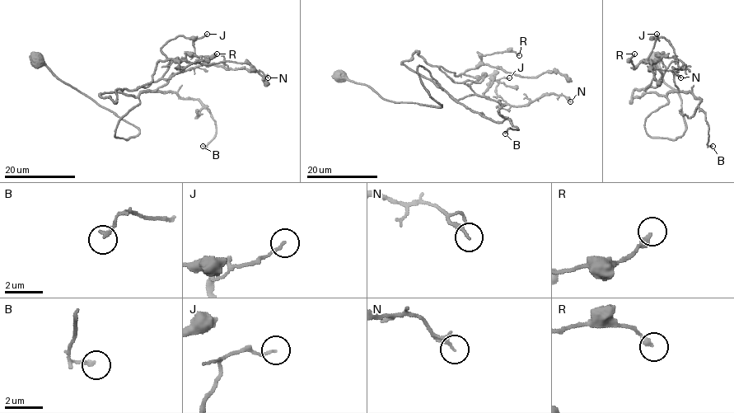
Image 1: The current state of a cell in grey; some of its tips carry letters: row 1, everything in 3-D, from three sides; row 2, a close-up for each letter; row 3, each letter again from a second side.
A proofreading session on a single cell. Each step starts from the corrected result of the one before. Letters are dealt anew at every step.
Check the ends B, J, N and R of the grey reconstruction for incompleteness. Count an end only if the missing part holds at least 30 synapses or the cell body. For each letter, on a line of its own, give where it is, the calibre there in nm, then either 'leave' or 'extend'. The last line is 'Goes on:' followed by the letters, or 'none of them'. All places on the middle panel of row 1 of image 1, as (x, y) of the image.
B: at (505, 133); 180 nm thick; leave
J: at (509, 77); 120 nm thick; leave
N: at (570, 101); 200 nm thick; leave
R: at (519, 55); 280 nm thick; leave
Goes on: none of them

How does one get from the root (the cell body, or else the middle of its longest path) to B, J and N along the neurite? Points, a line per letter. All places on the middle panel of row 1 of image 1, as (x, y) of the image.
B: (339, 76), (389, 100), (440, 106), (421, 80), (421, 65), (460, 103), (518, 129), (505, 133)
J: (339, 76), (389, 100), (436, 106), (419, 65), (456, 100), (476, 94), (505, 104), (496, 86), (509, 77)
N: (339, 76), (395, 102), (441, 105), (419, 65), (456, 100), (476, 94), (527, 105), (554, 93), (570, 101)

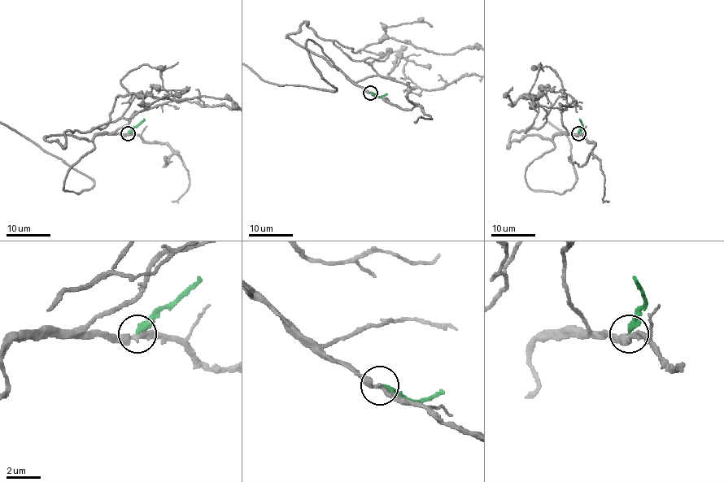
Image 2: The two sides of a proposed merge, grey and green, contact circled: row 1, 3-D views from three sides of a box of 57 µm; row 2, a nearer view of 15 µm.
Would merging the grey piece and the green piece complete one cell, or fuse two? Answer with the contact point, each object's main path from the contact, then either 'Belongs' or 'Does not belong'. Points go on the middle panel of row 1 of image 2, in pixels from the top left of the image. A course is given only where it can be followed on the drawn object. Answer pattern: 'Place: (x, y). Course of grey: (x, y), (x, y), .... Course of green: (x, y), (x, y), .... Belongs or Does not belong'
Place: (370, 93). Course of grey: (371, 93), (354, 84), (308, 39), (311, 62), (334, 90), (268, 83). Course of green: (371, 93), (378, 96), (386, 93). Does not belong

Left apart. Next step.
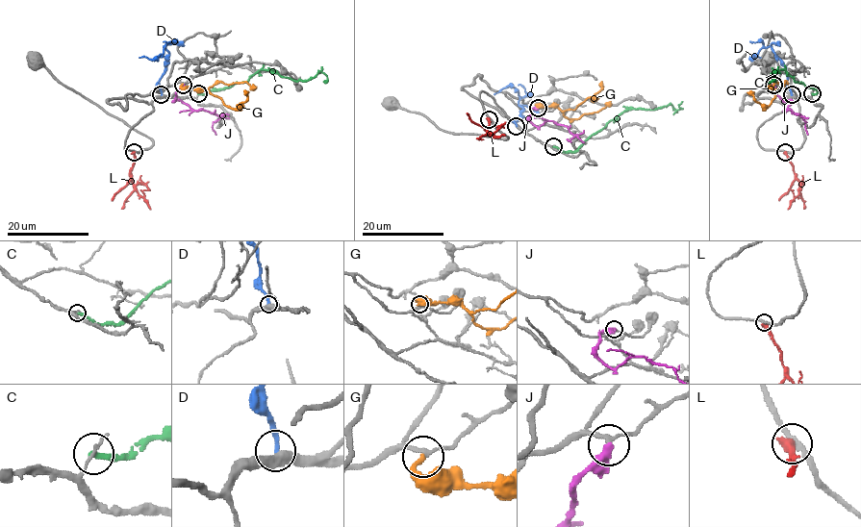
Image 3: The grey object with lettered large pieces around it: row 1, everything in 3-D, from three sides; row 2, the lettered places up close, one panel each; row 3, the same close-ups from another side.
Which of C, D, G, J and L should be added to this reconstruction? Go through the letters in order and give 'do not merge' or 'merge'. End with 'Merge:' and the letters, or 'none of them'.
C: do not merge
D: do not merge
G: merge
J: do not merge
L: do not merge
Merge: G

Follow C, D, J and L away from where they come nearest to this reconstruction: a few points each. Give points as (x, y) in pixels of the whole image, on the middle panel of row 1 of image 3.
C: (554, 147), (574, 152), (622, 113), (670, 104), (678, 110), (682, 109), (682, 101)
D: (517, 125), (514, 121), (520, 119), (523, 109), (519, 102), (519, 92), (512, 87), (506, 87), (493, 95)
J: (538, 107), (531, 110), (529, 120), (539, 126), (545, 121), (562, 124), (574, 136), (567, 139), (571, 141)
L: (489, 119), (486, 127), (489, 135), (505, 122)

